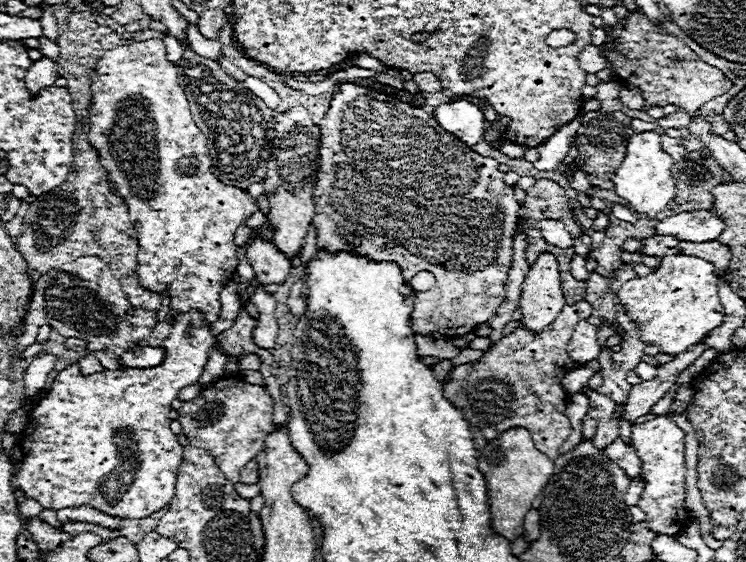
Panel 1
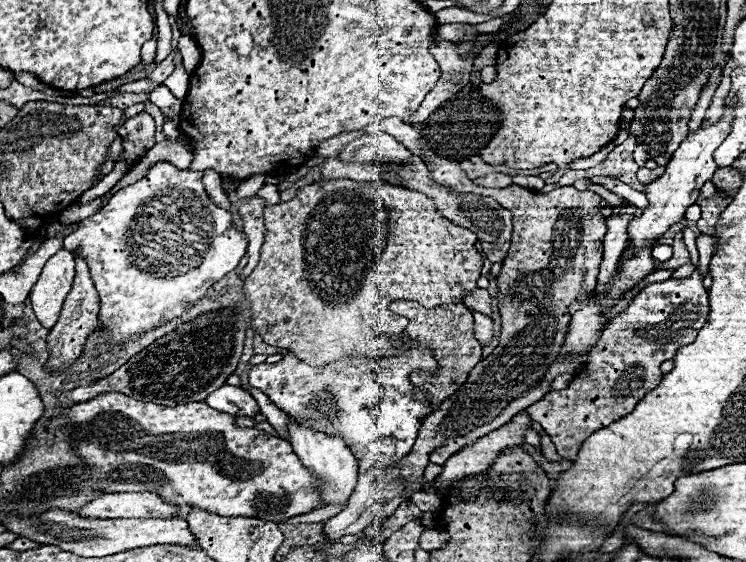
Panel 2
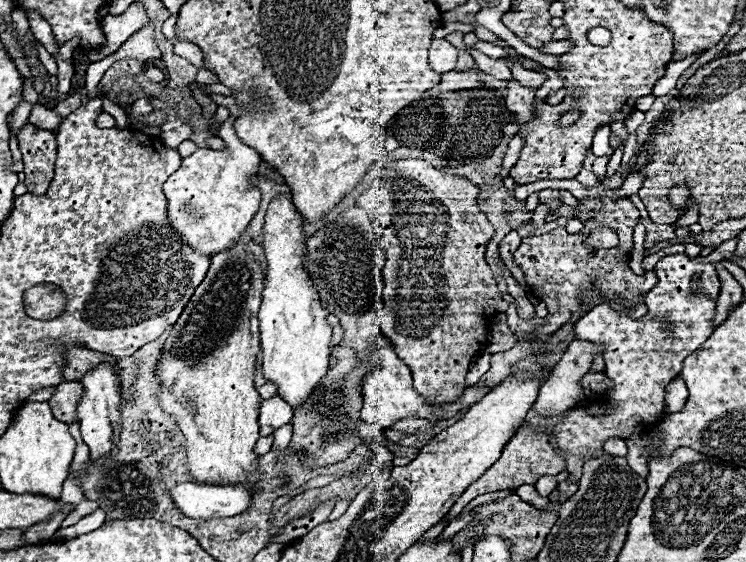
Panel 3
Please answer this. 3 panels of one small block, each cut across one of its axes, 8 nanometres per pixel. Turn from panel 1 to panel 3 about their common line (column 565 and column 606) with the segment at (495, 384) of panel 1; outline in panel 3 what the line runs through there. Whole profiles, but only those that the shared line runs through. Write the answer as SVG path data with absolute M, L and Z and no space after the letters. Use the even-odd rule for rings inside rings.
M672 254L662 258L654 272L658 276L658 284L644 294L644 304L648 306L648 314L640 320L632 320L626 316L618 316L608 306L596 306L586 316L582 316L576 322L576 338L578 340L590 340L594 344L604 346L604 360L606 368L604 374L614 382L610 390L604 392L604 416L592 416L586 412L586 408L572 408L564 418L560 418L552 426L552 434L556 440L556 448L560 448L564 454L576 454L576 456L600 456L602 446L608 438L622 438L628 440L632 434L646 434L652 430L664 416L664 388L666 384L676 378L682 372L682 362L686 356L690 356L694 350L704 344L710 336L710 324L716 314L716 300L720 292L720 280L714 270L714 264L698 264L692 262L686 254Z

